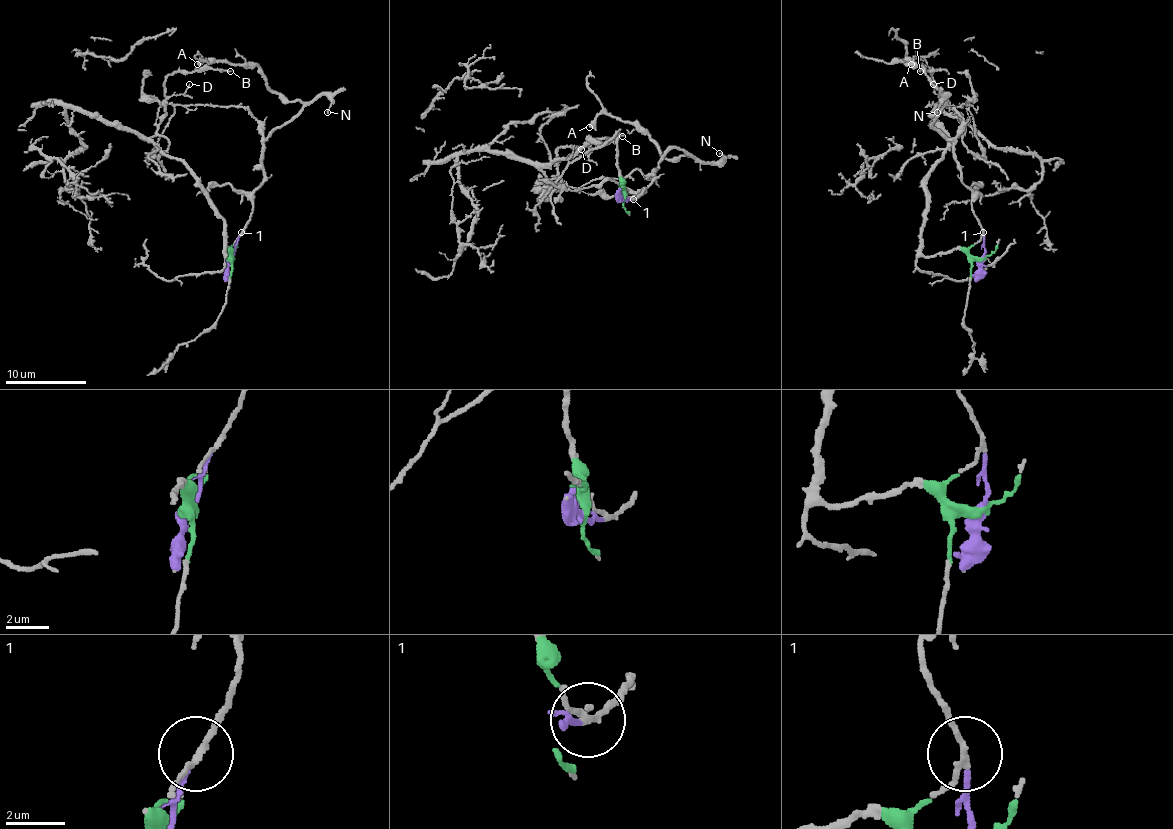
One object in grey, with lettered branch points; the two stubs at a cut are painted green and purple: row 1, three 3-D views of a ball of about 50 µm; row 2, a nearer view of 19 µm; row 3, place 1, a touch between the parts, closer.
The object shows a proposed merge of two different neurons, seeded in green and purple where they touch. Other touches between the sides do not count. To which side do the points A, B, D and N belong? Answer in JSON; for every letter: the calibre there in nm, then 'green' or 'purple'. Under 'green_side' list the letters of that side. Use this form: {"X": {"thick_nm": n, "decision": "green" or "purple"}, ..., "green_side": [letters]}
{"A": {"thick_nm": 480, "decision": "purple"}, "B": {"thick_nm": 140, "decision": "green"}, "D": {"thick_nm": 70, "decision": "green"}, "N": {"thick_nm": 130, "decision": "purple"}, "green_side": ["B", "D"]}

